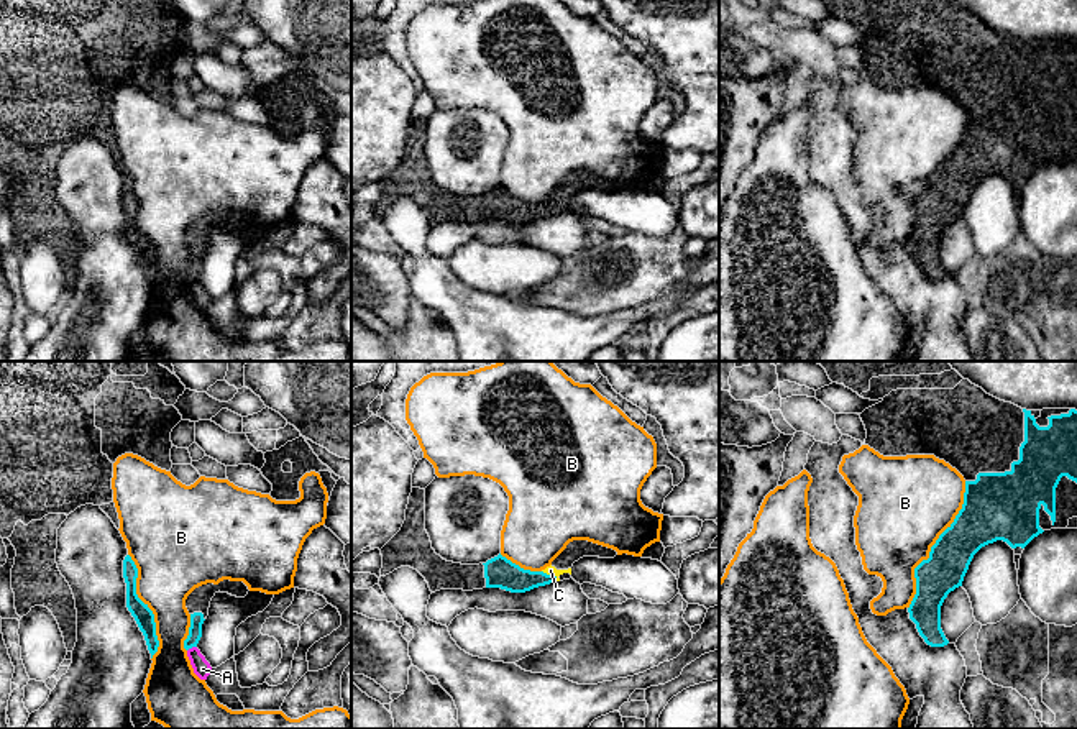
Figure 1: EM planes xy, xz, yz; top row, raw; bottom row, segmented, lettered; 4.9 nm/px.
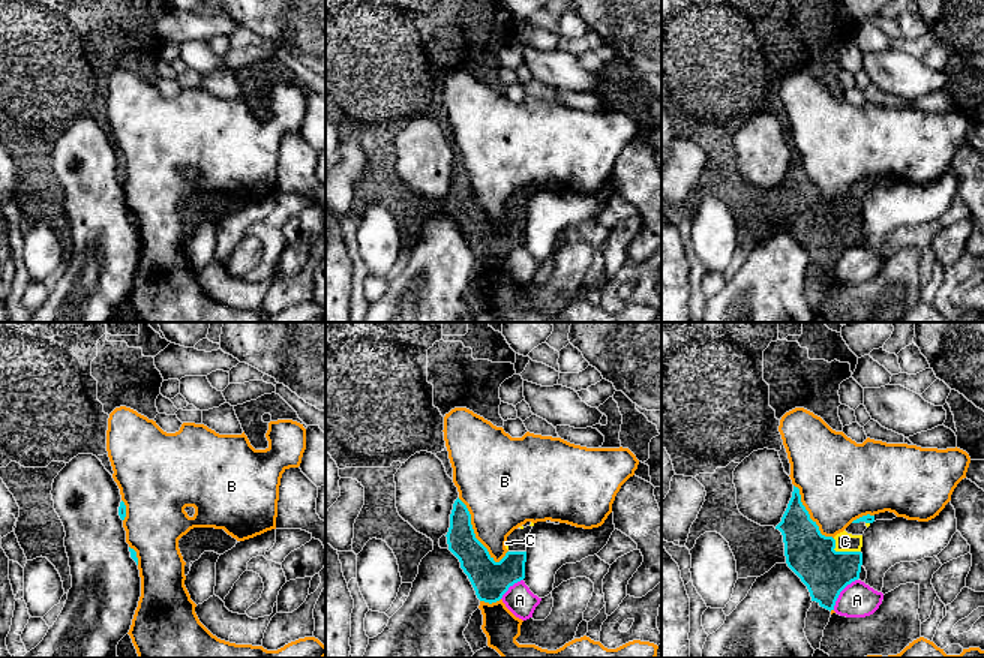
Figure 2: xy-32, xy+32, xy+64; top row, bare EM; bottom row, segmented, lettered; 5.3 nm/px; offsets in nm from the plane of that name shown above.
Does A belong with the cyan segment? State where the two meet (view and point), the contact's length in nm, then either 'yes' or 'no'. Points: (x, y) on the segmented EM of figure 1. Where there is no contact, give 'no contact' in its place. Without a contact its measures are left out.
xy (191, 647) | 50 nm | no

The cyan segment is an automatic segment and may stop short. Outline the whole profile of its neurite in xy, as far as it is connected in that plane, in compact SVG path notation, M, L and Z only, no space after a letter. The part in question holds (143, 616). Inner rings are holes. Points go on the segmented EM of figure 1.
M126 555L123 560L123 578L126 583L126 608L135 617L140 630L143 632L148 650L153 658L153 655L158 652L158 647L159 647L159 640L156 635L154 614L148 608L148 604L144 604L136 594L138 568L130 555Z

